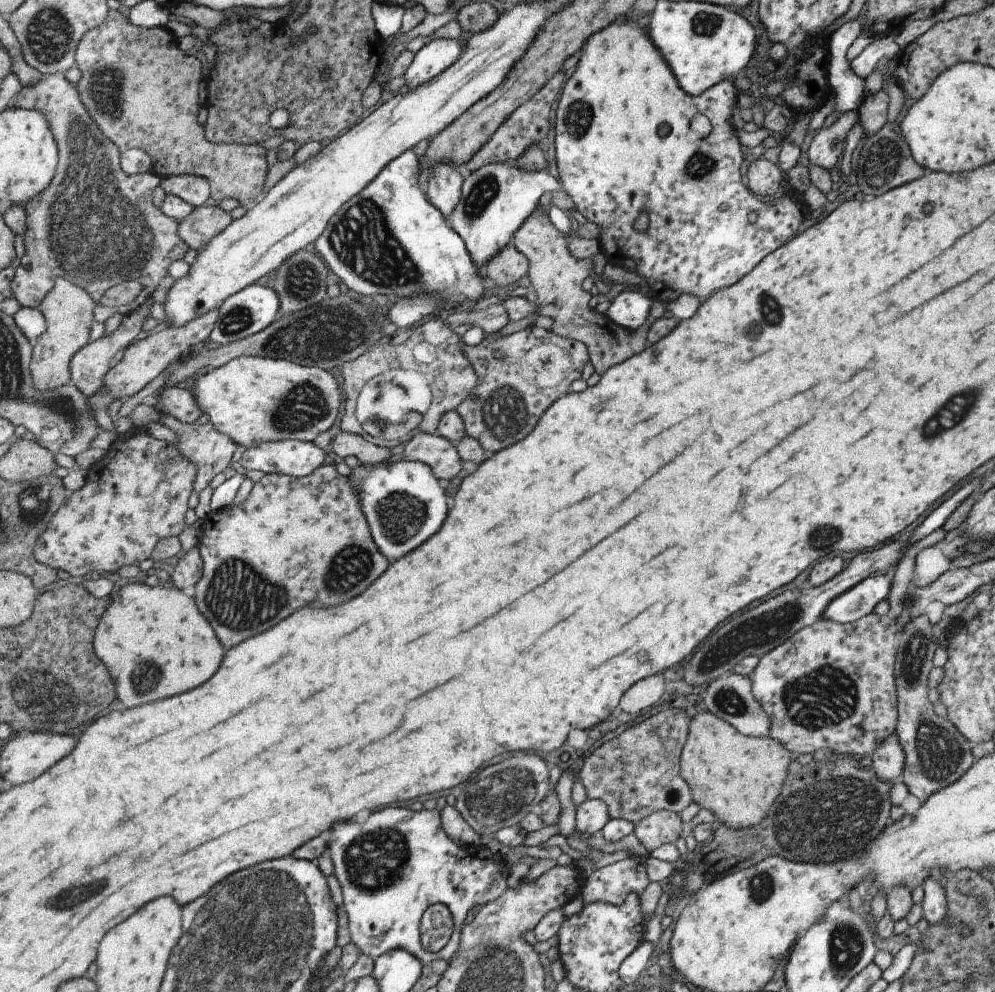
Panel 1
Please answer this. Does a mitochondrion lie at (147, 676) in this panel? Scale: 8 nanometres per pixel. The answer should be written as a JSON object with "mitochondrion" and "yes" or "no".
{"mitochondrion":"yes"}

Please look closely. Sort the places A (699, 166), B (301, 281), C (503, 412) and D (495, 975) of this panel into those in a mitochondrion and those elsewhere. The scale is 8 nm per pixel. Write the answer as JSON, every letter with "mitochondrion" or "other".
{"A":"mitochondrion","B":"mitochondrion","C":"mitochondrion","D":"mitochondrion"}

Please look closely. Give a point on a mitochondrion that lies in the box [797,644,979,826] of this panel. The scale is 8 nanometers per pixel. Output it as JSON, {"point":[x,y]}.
{"point":[940,754]}

